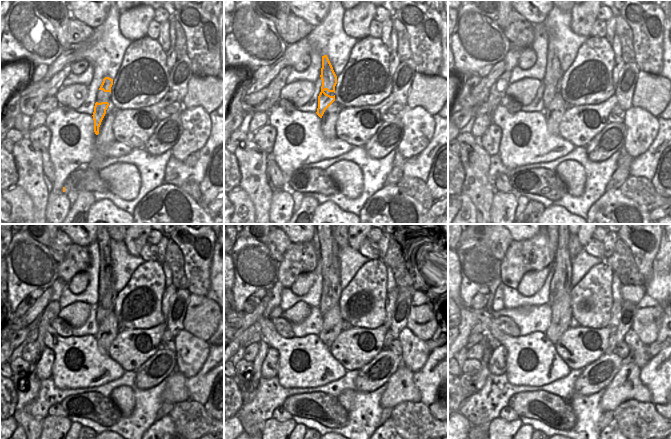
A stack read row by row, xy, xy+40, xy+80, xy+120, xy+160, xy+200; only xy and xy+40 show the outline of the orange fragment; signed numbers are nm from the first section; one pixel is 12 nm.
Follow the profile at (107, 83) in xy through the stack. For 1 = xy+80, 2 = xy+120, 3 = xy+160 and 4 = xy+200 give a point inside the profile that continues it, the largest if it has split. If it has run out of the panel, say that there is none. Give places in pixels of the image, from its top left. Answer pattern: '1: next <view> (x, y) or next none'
1: next xy+80 (552, 81)
2: next xy+120 (107, 294)
3: next xy+160 (331, 288)
4: next xy+200 (561, 268)

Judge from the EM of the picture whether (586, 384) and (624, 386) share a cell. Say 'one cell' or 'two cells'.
two cells

